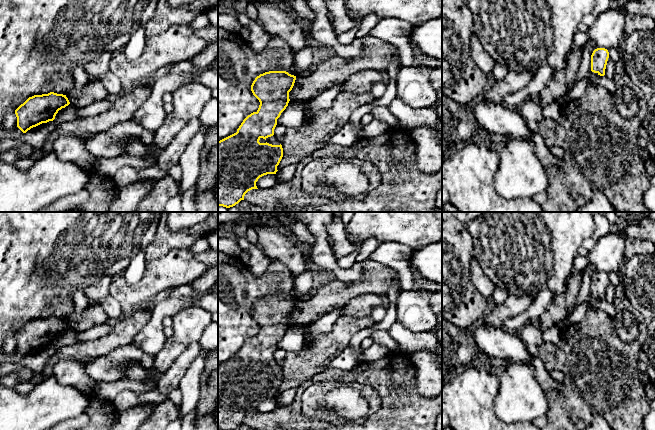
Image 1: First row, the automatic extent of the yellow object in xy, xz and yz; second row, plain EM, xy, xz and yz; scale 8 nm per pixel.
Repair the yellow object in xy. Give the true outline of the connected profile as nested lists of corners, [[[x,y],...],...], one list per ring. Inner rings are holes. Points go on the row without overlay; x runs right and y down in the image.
[[[54,316],[29,321],[15,334],[17,351],[26,357],[33,351],[53,345],[58,335],[69,328],[66,319]]]

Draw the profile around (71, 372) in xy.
[[[61,359],[53,363],[53,376],[58,383],[75,386],[86,393],[93,392],[96,383],[86,373],[86,366],[75,359]]]

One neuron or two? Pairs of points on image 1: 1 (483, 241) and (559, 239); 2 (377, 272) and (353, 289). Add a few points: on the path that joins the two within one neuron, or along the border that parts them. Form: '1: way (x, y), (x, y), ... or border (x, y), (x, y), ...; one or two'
1: way (502, 241), (510, 248), (540, 250); one
2: way (371, 278), (363, 286), (359, 287); one

